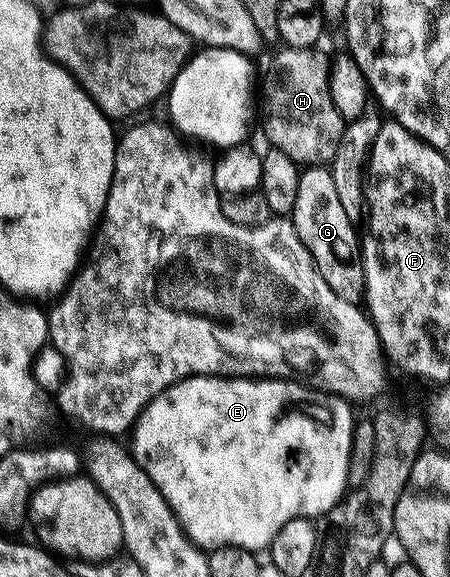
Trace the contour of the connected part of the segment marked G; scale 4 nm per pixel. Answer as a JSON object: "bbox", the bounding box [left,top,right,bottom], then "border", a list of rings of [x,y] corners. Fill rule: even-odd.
{"bbox":[291,166,366,304],"border":[[[309,166],[302,171],[291,219],[293,229],[309,251],[323,282],[327,282],[327,286],[331,286],[339,298],[357,304],[366,291],[364,263],[362,258],[357,257],[357,228],[339,202],[338,191],[335,190],[334,179],[328,167]]]}

